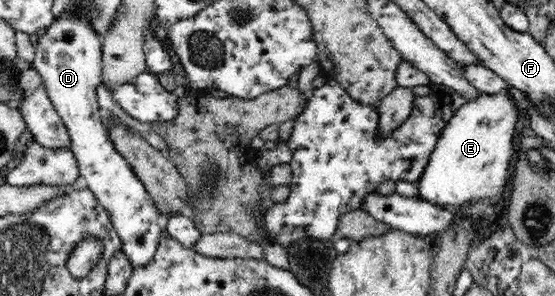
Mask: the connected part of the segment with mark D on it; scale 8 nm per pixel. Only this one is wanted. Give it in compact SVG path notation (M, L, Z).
M64 16L54 20L39 38L33 66L43 79L44 89L51 103L67 126L71 149L79 166L80 188L90 189L102 207L109 211L114 230L121 238L121 251L132 262L133 268L146 266L154 258L159 232L165 230L166 217L159 216L154 201L146 192L128 161L114 148L98 107L96 89L104 84L102 78L102 46L104 41L95 36L87 20Z

